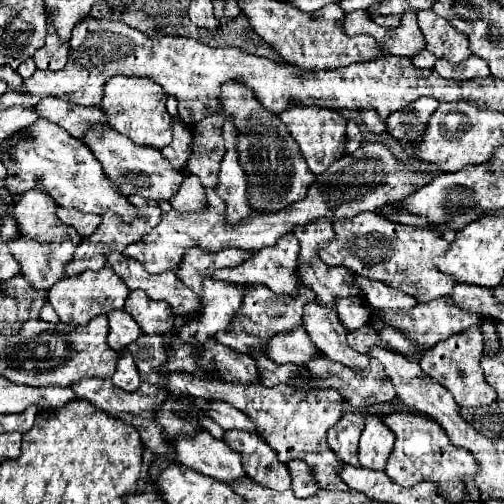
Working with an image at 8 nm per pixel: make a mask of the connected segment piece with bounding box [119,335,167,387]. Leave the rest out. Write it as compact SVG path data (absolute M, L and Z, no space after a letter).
M141 335L137 341L127 345L127 349L123 349L119 353L119 357L125 353L133 355L141 381L151 381L159 387L163 385L163 377L159 377L159 365L163 365L163 361L167 361L167 355L163 353L161 335Z

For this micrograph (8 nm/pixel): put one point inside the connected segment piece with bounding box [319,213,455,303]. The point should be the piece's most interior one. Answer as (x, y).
(369, 245)

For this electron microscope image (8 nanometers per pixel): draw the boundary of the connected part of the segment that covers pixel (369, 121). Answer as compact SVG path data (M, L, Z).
M361 109L361 119L363 119L363 125L369 129L369 133L383 133L387 129L387 119L381 119L377 117L375 109Z

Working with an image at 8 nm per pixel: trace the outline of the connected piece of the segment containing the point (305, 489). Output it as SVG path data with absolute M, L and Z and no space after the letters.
M289 461L287 469L291 473L293 479L293 491L297 497L309 497L315 495L319 491L319 485L315 483L315 479L309 473L309 467L305 465L305 461Z

